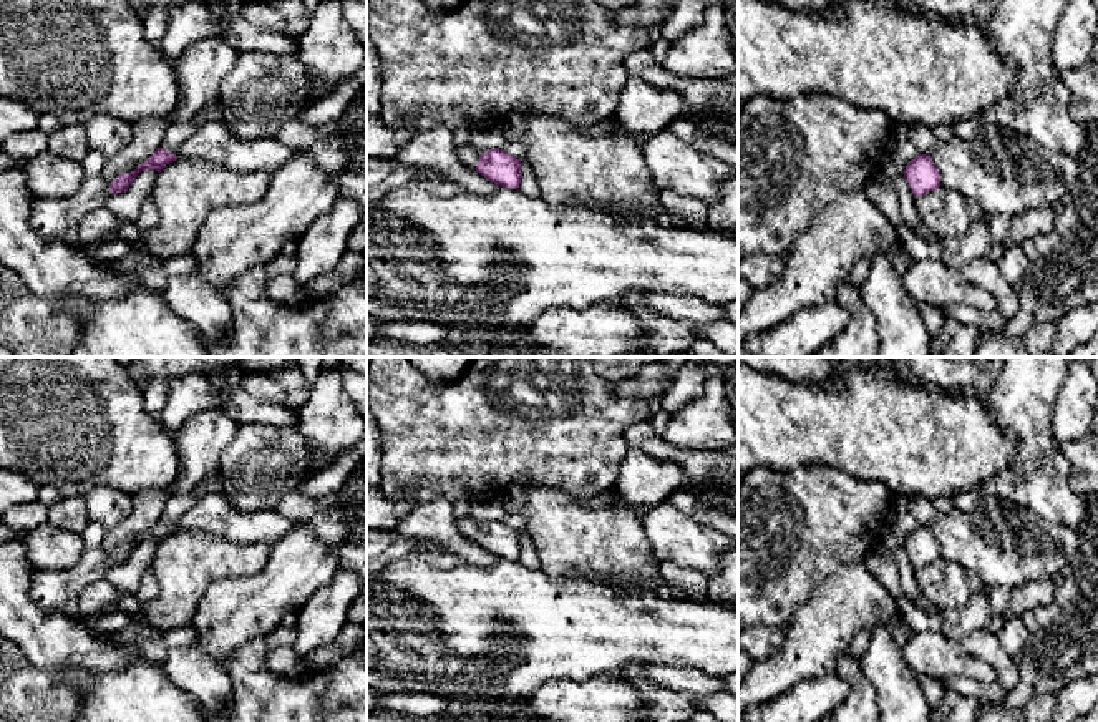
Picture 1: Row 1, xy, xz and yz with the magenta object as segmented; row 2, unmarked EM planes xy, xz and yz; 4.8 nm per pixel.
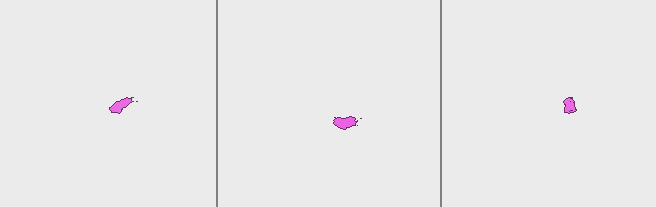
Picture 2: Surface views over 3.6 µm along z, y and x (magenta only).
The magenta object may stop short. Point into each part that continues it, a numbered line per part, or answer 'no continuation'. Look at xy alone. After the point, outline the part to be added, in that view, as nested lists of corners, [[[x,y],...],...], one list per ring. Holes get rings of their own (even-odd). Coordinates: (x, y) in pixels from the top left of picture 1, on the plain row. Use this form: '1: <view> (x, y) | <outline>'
1: xy (213, 513) | [[[209,493],[189,508],[174,526],[177,531],[204,529],[222,534],[237,544],[262,543],[274,546],[297,523],[279,515],[275,510],[240,513],[224,495]]]
2: xy (50, 591) | [[[101,546],[85,549],[80,561],[66,569],[36,569],[30,598],[43,612],[61,611],[66,602],[78,601],[90,583],[104,579],[108,568],[109,554]]]

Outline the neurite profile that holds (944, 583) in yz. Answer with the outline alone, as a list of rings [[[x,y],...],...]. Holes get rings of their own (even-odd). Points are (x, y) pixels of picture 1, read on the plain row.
[[[944,558],[914,569],[914,578],[924,598],[940,611],[962,607],[972,596],[967,571]]]

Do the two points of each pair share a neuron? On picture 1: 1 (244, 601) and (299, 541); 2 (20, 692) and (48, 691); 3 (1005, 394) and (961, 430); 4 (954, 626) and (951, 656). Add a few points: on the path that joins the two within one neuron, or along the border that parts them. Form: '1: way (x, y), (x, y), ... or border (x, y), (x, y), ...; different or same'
1: way (259, 590), (292, 556); same
2: way (27, 692), (42, 692); same
3: border (986, 399), (994, 420), (1014, 437); different
4: border (944, 633), (956, 641); different

